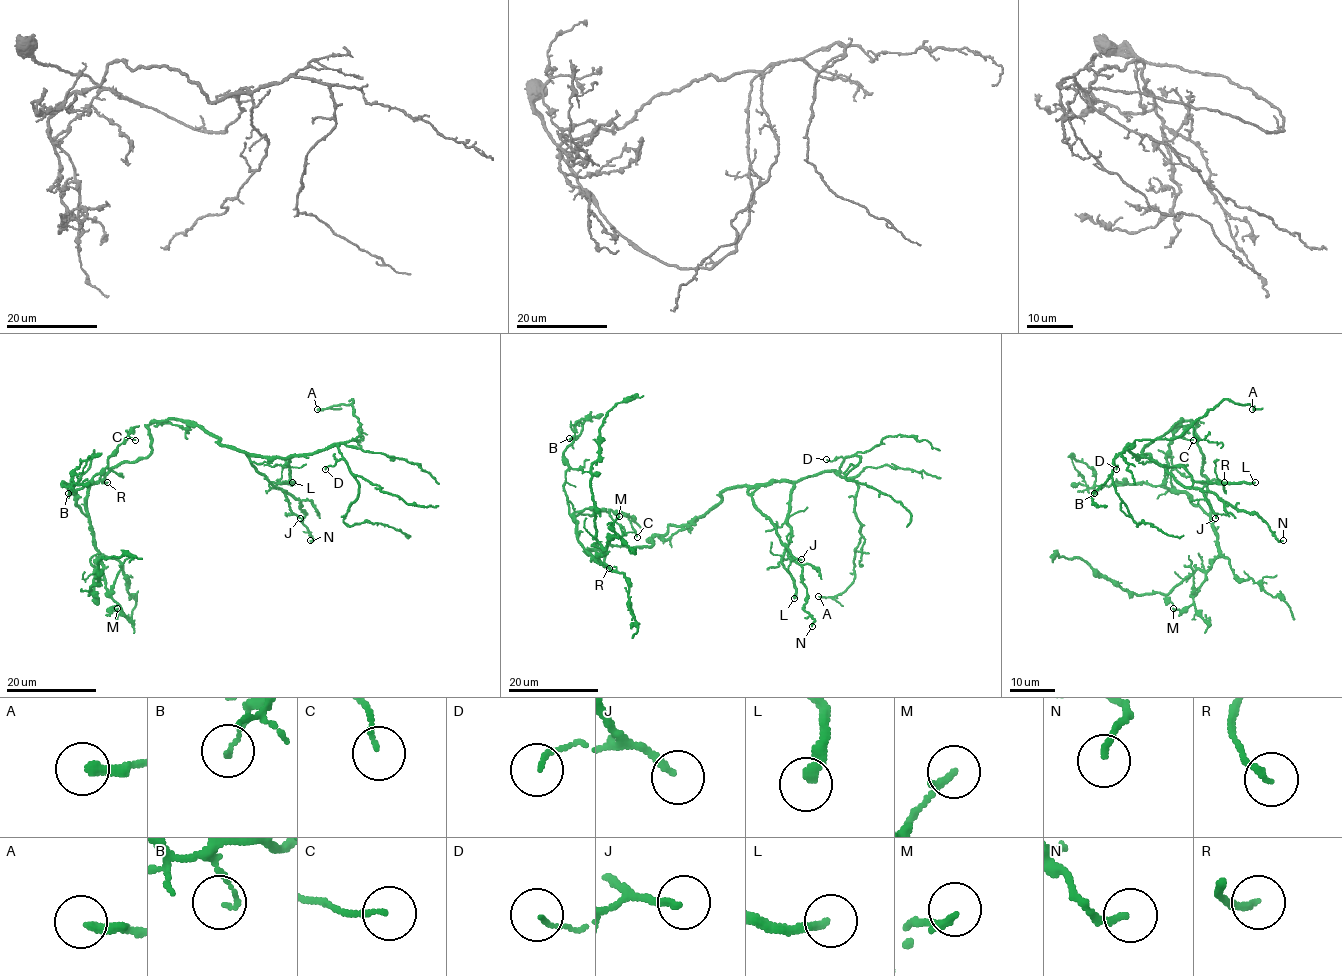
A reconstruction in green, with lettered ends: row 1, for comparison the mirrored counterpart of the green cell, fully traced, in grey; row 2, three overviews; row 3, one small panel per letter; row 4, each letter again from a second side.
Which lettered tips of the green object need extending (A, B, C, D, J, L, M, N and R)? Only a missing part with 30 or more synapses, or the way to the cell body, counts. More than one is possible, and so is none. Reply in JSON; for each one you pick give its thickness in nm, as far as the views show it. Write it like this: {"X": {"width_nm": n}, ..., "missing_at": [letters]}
{"L": {"width_nm": 280}, "R": {"width_nm": 180}, "missing_at": ["L", "R"]}

